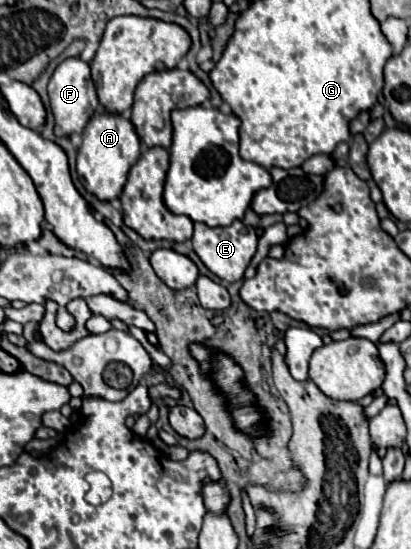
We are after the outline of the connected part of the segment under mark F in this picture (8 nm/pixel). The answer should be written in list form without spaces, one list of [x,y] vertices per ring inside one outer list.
[[[67,58],[55,68],[49,80],[49,106],[55,118],[55,128],[53,128],[55,136],[71,136],[83,132],[85,124],[89,122],[89,116],[93,116],[93,112],[99,110],[99,102],[95,96],[95,86],[87,62],[79,58]]]

